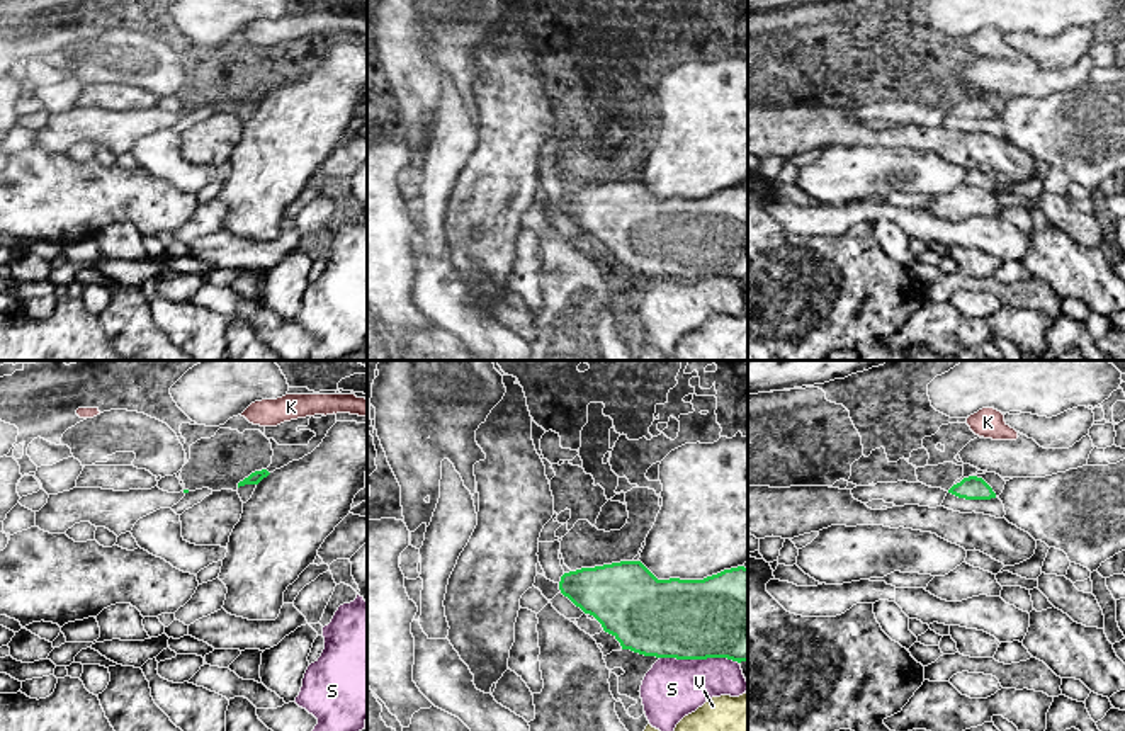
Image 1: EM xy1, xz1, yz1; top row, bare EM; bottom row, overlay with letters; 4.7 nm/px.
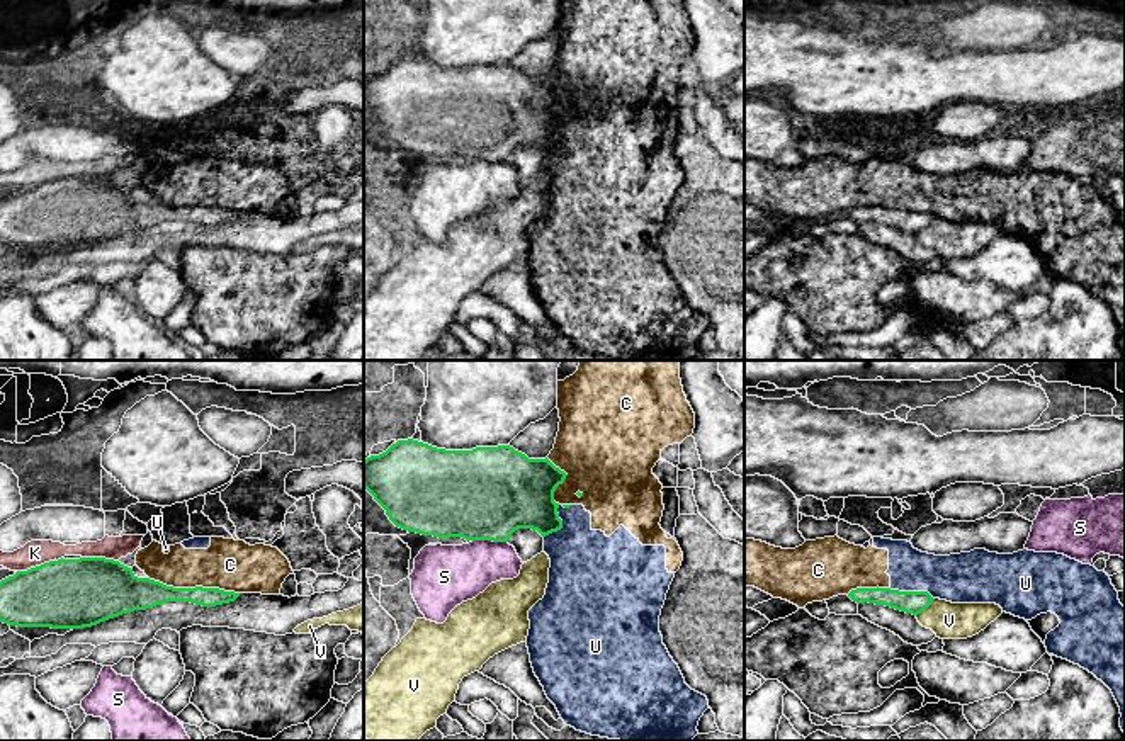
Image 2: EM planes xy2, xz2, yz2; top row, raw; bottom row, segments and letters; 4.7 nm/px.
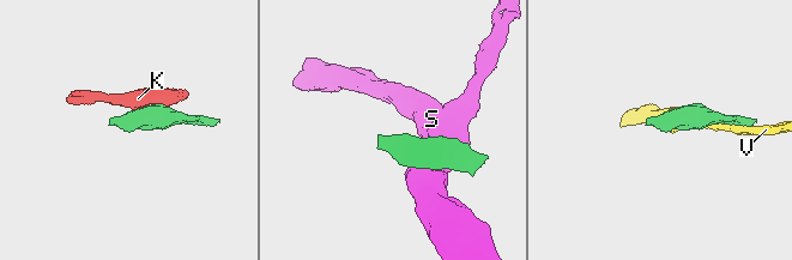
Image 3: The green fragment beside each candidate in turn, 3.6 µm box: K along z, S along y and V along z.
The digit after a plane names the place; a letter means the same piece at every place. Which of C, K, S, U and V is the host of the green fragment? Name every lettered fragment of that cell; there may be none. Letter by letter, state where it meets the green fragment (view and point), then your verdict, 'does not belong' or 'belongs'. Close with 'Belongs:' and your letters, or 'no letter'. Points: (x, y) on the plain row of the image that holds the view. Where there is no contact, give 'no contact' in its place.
C: meets green in xy2 at (196, 206); does not belong
K: meets green in xy2 at (101, 177); does not belong
S: meets green in xz1 at (699, 277); does not belong
U: meets green in xz2 at (561, 140); does not belong
V: meets green in yz2 at (925, 228); does not belong
Belongs: no letter

